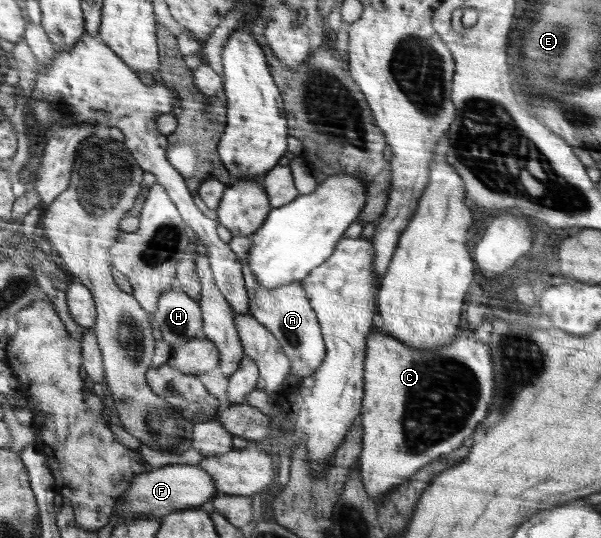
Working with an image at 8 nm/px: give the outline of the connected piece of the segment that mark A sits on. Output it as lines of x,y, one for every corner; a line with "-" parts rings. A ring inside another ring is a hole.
233,236
229,247
237,254
242,264
245,290
249,298
249,313
260,324
263,324
281,345
282,351
289,358
291,372
303,379
313,376
325,357
325,343
321,334
321,326
316,314
306,298
306,291
302,290
300,281
286,284
280,288
262,288
250,272
248,251
241,247
240,236

